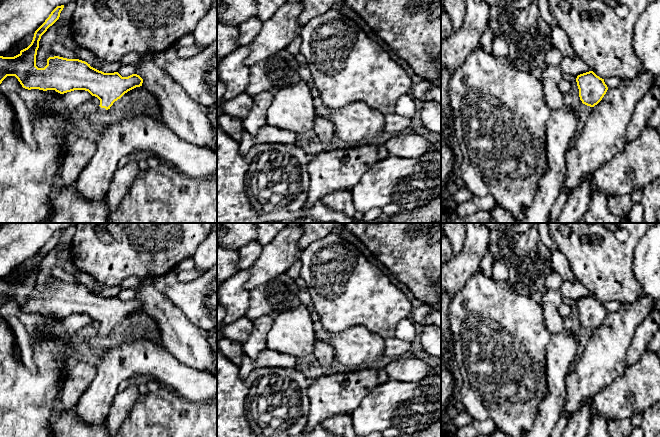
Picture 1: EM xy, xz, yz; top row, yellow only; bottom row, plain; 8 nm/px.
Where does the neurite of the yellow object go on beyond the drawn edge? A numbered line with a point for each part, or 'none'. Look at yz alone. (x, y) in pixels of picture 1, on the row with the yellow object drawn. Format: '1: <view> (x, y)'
none

